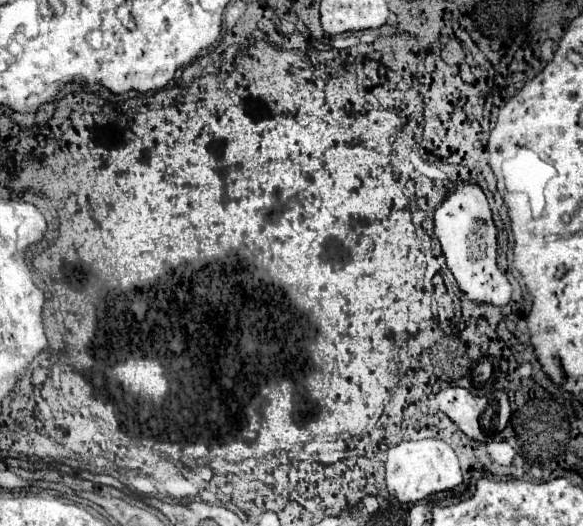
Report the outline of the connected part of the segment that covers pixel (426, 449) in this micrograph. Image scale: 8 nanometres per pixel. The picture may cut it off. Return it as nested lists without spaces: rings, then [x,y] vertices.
[[[421,439],[421,441],[401,441],[399,445],[387,451],[385,461],[385,483],[389,495],[397,497],[401,503],[415,503],[425,499],[435,491],[445,491],[457,487],[463,477],[455,451],[439,439]]]

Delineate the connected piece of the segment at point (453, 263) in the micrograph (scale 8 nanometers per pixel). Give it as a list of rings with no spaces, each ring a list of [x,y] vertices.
[[[463,183],[449,191],[447,199],[435,209],[435,235],[441,243],[447,267],[467,299],[497,307],[511,301],[511,283],[497,267],[497,229],[487,197],[479,185]]]

